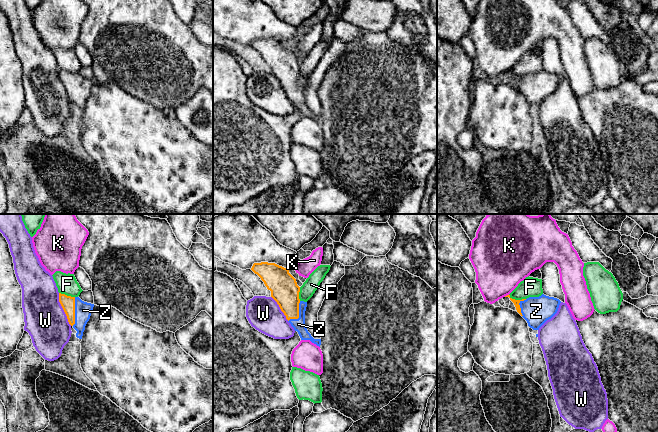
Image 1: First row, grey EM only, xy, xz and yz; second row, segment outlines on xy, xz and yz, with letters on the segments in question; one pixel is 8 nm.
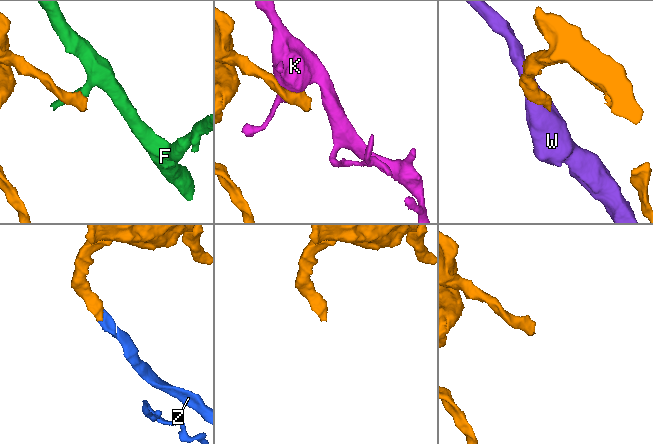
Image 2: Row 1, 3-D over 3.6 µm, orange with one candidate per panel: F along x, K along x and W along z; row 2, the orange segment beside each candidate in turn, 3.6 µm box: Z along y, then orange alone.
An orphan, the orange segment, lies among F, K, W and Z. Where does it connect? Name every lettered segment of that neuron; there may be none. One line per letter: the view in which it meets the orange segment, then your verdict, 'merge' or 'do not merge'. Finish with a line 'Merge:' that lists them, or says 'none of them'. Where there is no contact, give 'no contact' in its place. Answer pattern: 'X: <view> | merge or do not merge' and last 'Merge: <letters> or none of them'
F: yz | do not merge
K: yz | do not merge
W: xy | do not merge
Z: xy | merge
Merge: Z

